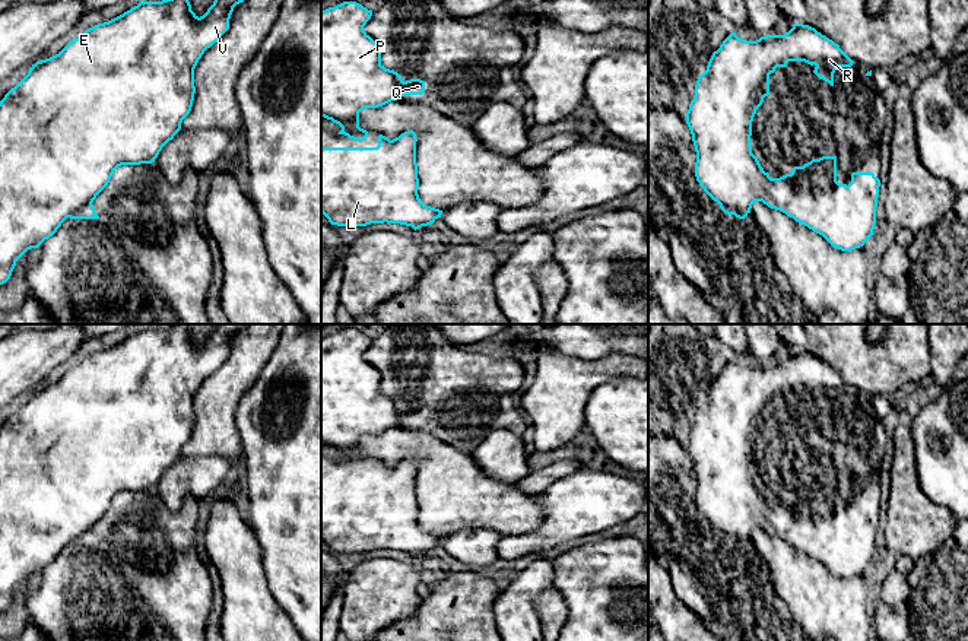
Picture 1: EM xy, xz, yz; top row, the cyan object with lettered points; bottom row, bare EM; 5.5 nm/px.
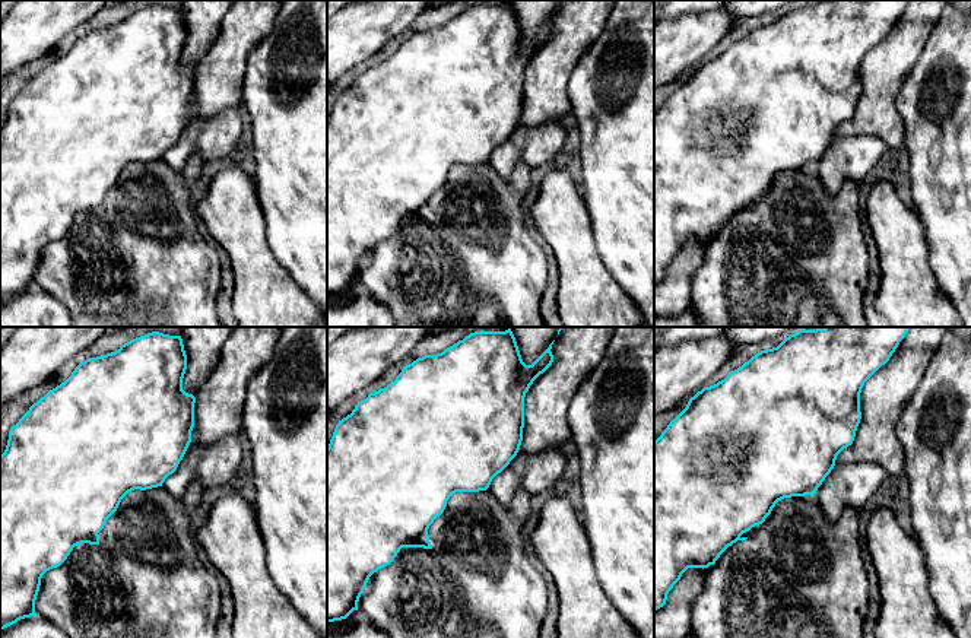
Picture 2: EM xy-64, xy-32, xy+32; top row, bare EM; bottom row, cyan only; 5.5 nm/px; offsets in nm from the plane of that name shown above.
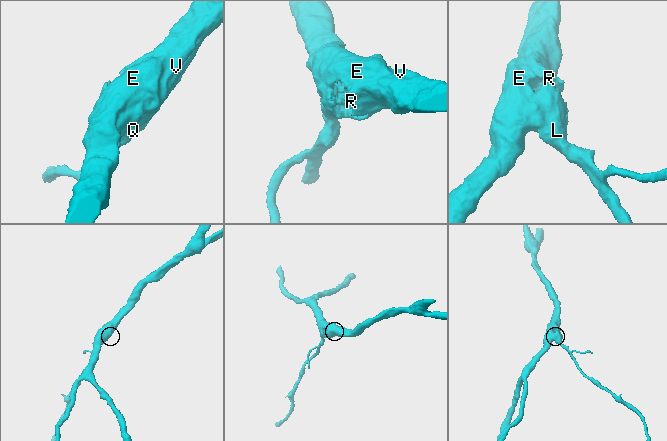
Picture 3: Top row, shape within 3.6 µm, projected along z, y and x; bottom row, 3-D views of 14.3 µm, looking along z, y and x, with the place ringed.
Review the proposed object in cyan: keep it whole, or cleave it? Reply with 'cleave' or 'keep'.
cleave

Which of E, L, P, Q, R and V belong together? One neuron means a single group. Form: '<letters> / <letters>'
E L P R V / Q

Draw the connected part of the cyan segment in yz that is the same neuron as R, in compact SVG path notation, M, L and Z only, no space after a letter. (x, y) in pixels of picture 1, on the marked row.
M794 23L784 35L767 35L756 41L742 39L731 32L698 77L685 118L696 152L696 181L727 215L750 213L752 204L762 201L822 235L841 251L860 248L875 235L880 180L873 172L853 172L851 183L841 184L837 181L837 156L822 156L794 166L790 174L771 178L752 153L752 121L769 95L769 74L788 61L815 64L813 73L831 86L835 70L854 63L838 44L809 25Z

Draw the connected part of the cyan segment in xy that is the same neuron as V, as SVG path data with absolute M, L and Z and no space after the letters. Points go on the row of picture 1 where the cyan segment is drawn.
M188 0L145 1L124 12L123 15L86 29L80 37L55 55L37 61L29 67L28 74L12 88L0 101L0 285L6 283L16 266L16 261L31 248L38 248L53 237L61 223L108 185L114 171L121 165L152 164L162 147L181 130L183 120L190 114L196 86L194 69L207 48L210 48L229 29L229 19L234 7L244 0L215 0L203 16L191 10Z

